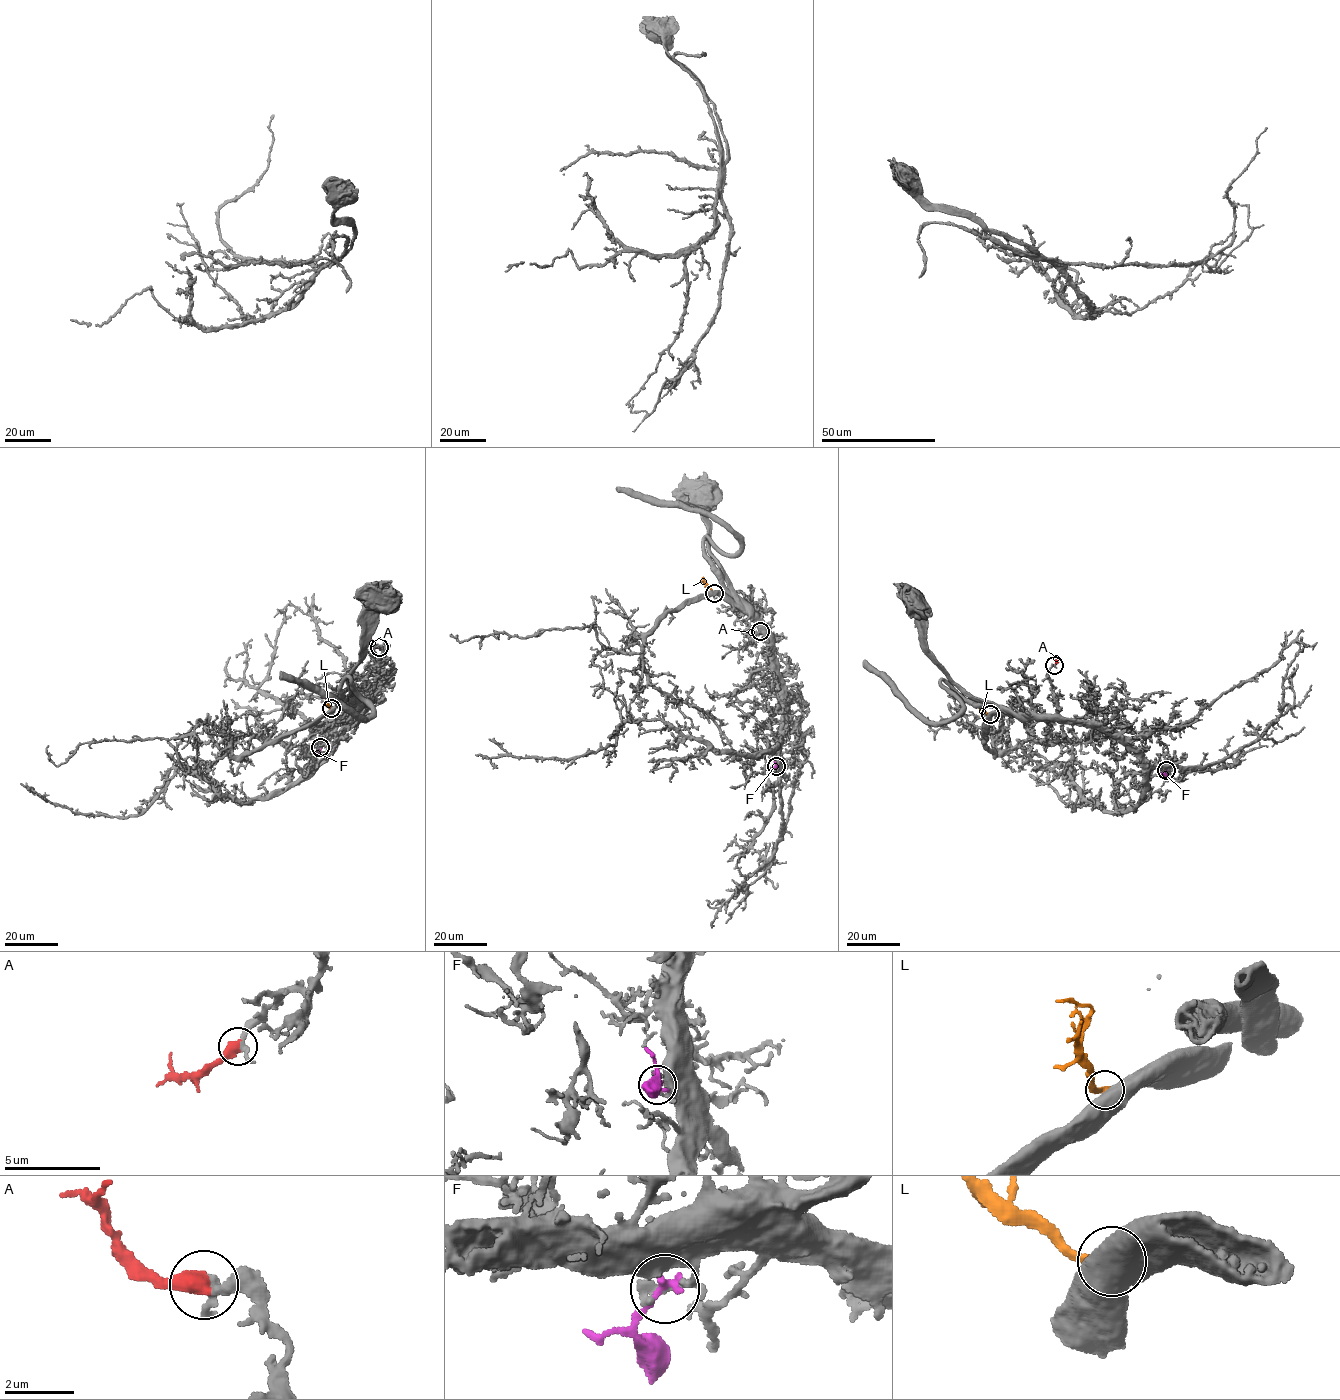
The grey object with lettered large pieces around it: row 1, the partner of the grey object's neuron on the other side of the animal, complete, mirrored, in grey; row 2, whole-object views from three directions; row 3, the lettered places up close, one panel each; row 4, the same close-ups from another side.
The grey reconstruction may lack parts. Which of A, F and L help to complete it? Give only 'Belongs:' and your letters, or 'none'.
Belongs: A, L

